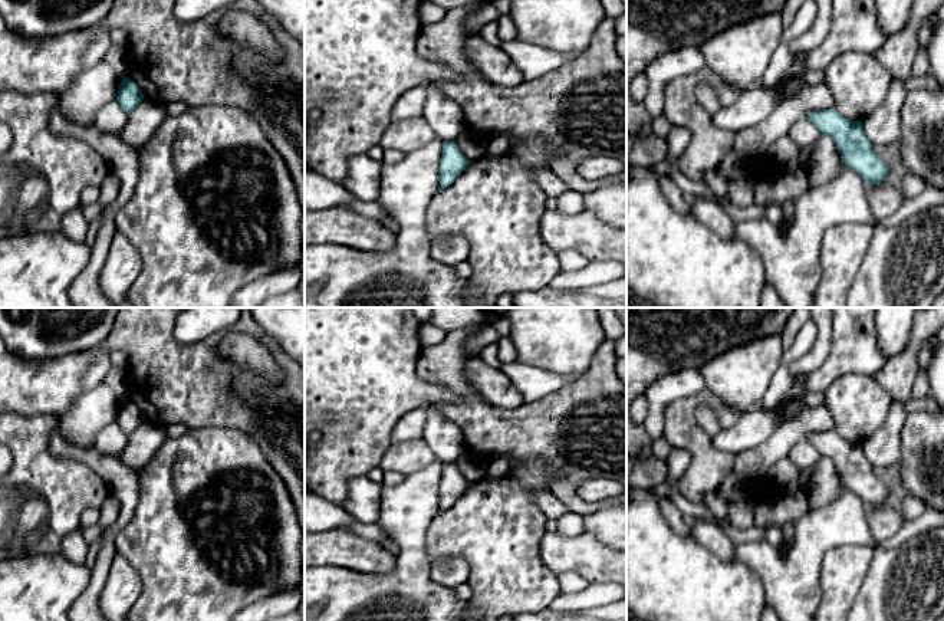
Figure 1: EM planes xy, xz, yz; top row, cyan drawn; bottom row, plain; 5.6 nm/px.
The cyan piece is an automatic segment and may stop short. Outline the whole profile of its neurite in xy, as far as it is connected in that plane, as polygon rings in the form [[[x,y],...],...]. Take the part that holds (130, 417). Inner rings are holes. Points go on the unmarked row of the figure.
[[[124,400],[121,407],[119,407],[119,413],[118,413],[118,418],[116,418],[116,424],[121,427],[121,430],[129,436],[135,431],[135,428],[144,421],[144,417],[141,414],[141,411],[136,408],[136,405],[128,400]]]

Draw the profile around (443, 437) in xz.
[[[437,402],[427,404],[424,410],[427,413],[424,441],[432,450],[435,459],[454,463],[464,450],[461,431],[437,410]]]

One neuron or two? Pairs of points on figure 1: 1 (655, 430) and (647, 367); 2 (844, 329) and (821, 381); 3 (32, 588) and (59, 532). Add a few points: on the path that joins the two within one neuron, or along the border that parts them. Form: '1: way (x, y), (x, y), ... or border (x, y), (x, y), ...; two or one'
1: border (680, 368), (660, 375), (642, 393); two
2: way (844, 342), (844, 357), (832, 368); one
3: border (59, 554), (22, 554), (15, 558); two

